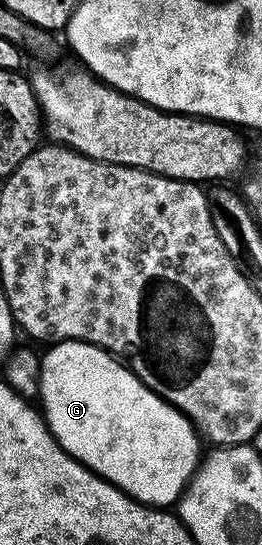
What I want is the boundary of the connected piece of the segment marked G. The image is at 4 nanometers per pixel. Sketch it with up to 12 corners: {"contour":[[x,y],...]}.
{"contour":[[101,347],[41,355],[58,443],[139,503],[178,504],[194,423]]}

